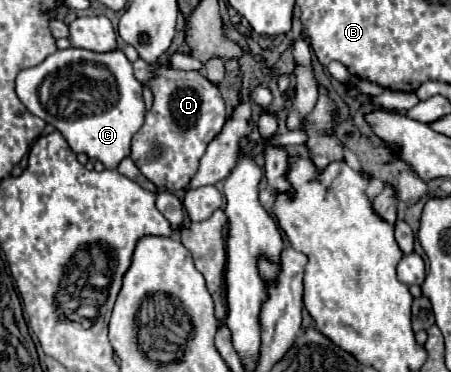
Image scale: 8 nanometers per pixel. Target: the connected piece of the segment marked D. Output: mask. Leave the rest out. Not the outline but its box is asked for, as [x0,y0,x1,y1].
[131,58,227,194]

